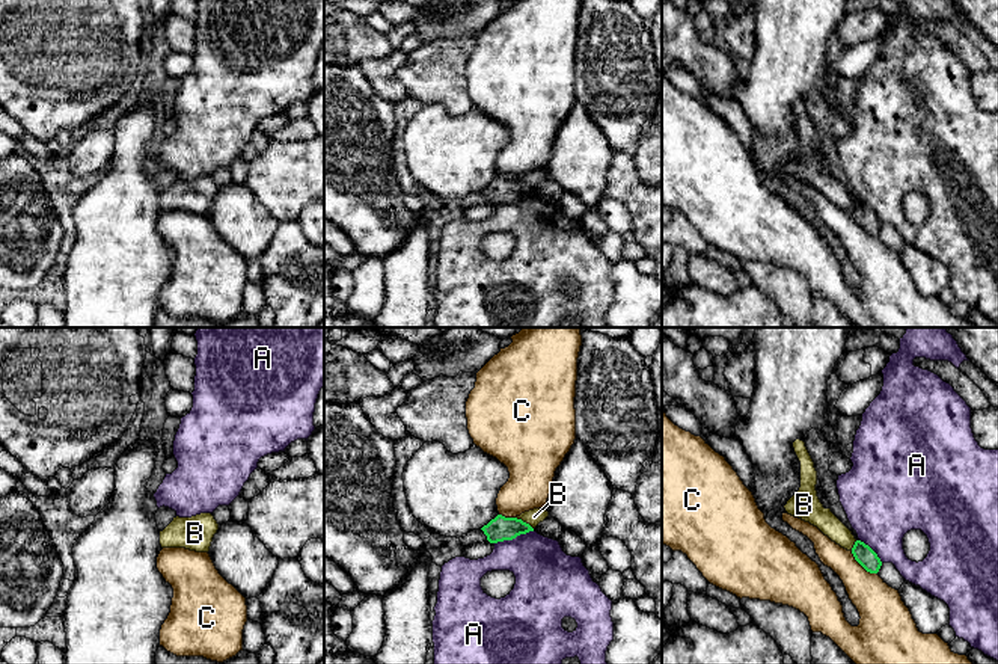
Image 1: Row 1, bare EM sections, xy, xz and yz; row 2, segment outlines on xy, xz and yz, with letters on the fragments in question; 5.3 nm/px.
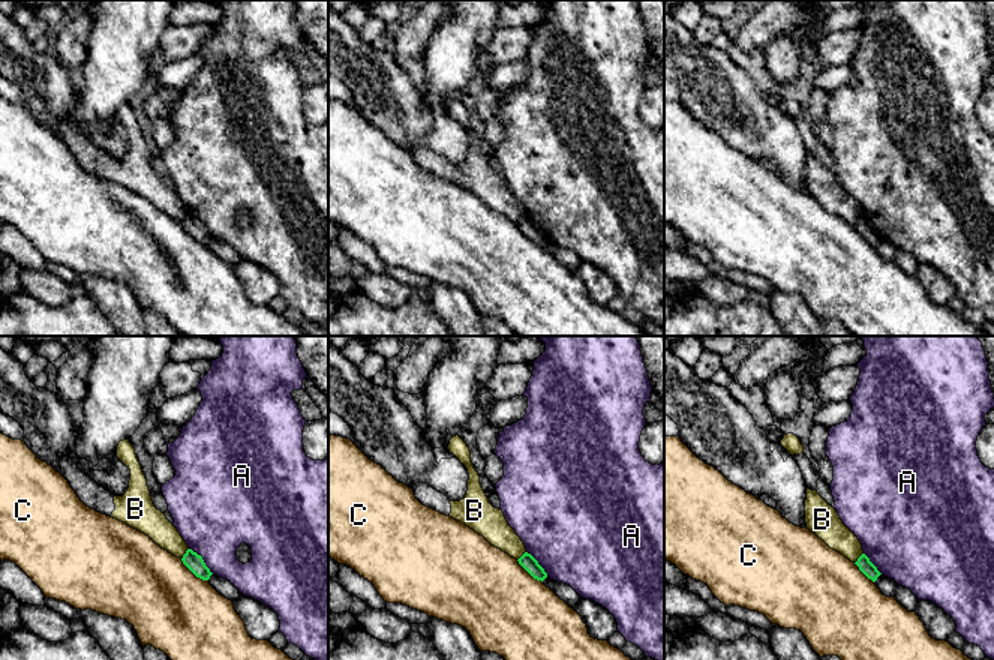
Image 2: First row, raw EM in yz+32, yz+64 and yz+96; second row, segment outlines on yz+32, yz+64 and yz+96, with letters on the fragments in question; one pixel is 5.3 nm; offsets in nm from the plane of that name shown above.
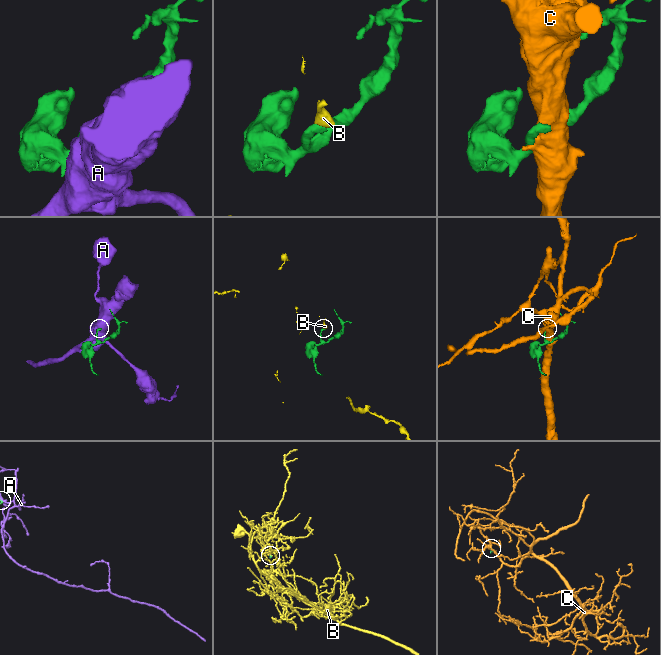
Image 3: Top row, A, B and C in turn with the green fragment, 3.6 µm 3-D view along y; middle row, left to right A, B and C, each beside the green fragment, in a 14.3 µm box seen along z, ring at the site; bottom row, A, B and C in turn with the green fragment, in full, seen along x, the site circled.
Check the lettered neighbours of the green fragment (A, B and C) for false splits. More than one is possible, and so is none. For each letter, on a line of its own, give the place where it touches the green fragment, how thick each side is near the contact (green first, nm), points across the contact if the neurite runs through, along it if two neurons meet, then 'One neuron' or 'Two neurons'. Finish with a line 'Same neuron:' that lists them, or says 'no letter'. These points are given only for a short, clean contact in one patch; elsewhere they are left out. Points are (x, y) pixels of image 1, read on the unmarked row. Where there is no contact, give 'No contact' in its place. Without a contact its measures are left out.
A: Touches green at xz (513, 199). Thickness 130 nm (green) against 300 nm. Boundary: xz (532, 192), (493, 205). Two neurons
B: Touches green at xz (525, 184). Thickness 130 nm (green) against 80 nm. Boundary: xz (516, 178), (532, 190). Two neurons
C: Touches green at yz (863, 228). Thickness 100 nm (green) against 240 nm. Two neurons
Same neuron: no letter

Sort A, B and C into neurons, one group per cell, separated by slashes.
A / B / C

